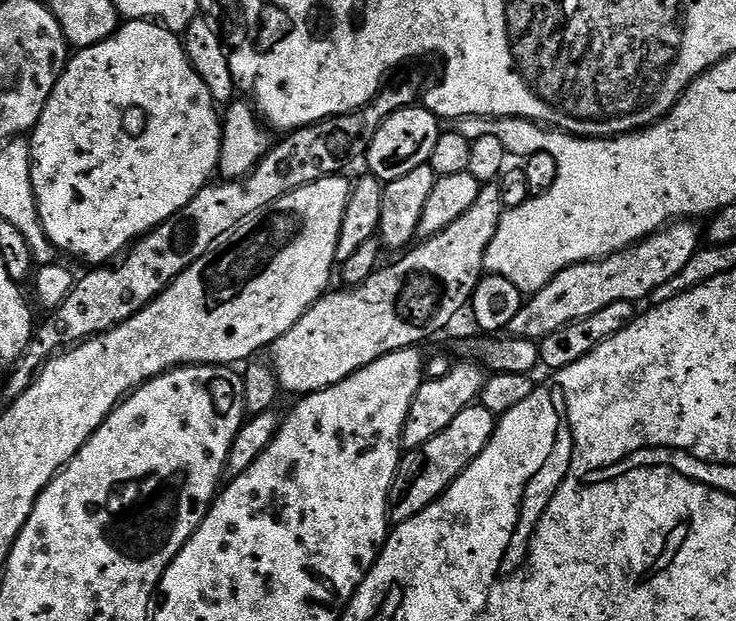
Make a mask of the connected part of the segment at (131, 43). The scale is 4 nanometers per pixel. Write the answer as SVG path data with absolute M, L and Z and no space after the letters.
M128 20L121 23L120 27L110 38L106 38L102 42L98 42L89 48L81 48L69 59L68 65L61 71L60 77L56 80L54 90L50 94L50 98L46 102L46 106L42 110L42 118L38 121L35 128L30 133L30 147L32 149L32 185L34 186L34 194L36 195L36 205L38 206L38 214L42 222L42 230L46 230L46 234L50 238L50 242L61 253L69 252L72 256L77 256L80 260L85 260L88 266L99 266L112 261L121 255L129 246L136 243L141 236L145 236L150 230L154 230L162 222L166 222L175 212L182 210L182 206L186 206L186 202L190 202L190 198L194 198L194 194L198 194L204 187L210 183L217 175L220 166L220 129L222 127L222 116L218 111L218 105L213 100L210 90L206 90L206 82L202 82L202 78L198 78L198 74L194 74L194 70L190 66L190 62L186 58L186 50L184 49L183 39L177 33L171 32L169 28L165 28L159 22L150 20Z

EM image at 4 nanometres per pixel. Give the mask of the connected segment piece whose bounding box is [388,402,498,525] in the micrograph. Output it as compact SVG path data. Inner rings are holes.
M480 403L471 404L462 410L462 414L458 414L458 418L454 418L454 422L450 422L450 426L446 426L446 430L442 430L442 434L430 438L430 442L422 446L405 451L388 495L389 521L393 525L406 522L414 518L414 514L422 514L426 506L435 502L454 483L458 474L462 474L462 470L466 470L466 466L470 466L470 462L474 462L482 450L486 450L496 429L497 419Z

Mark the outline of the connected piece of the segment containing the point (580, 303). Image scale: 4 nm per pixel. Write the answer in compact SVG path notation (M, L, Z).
M669 223L639 244L631 244L602 260L587 260L562 269L547 286L525 299L518 318L514 318L512 323L511 335L539 342L546 334L554 334L554 330L562 326L590 318L590 314L610 306L610 302L647 301L649 294L681 273L702 248L701 229L699 232L692 224L695 223Z

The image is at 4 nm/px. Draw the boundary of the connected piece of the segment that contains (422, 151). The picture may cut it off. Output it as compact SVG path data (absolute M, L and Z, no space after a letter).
M413 106L390 114L390 118L378 126L374 138L368 144L367 171L377 180L387 182L403 178L405 174L410 174L410 170L418 170L418 166L431 161L441 131L441 121L429 108Z

